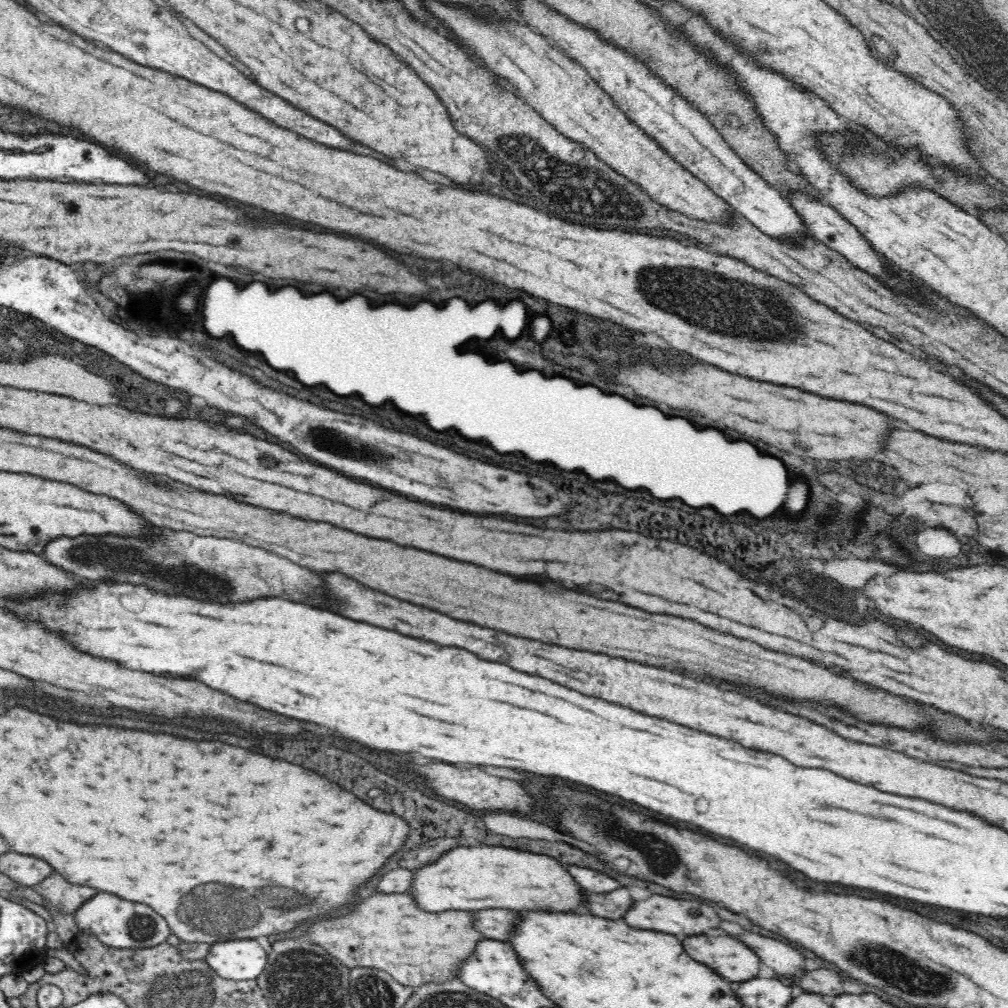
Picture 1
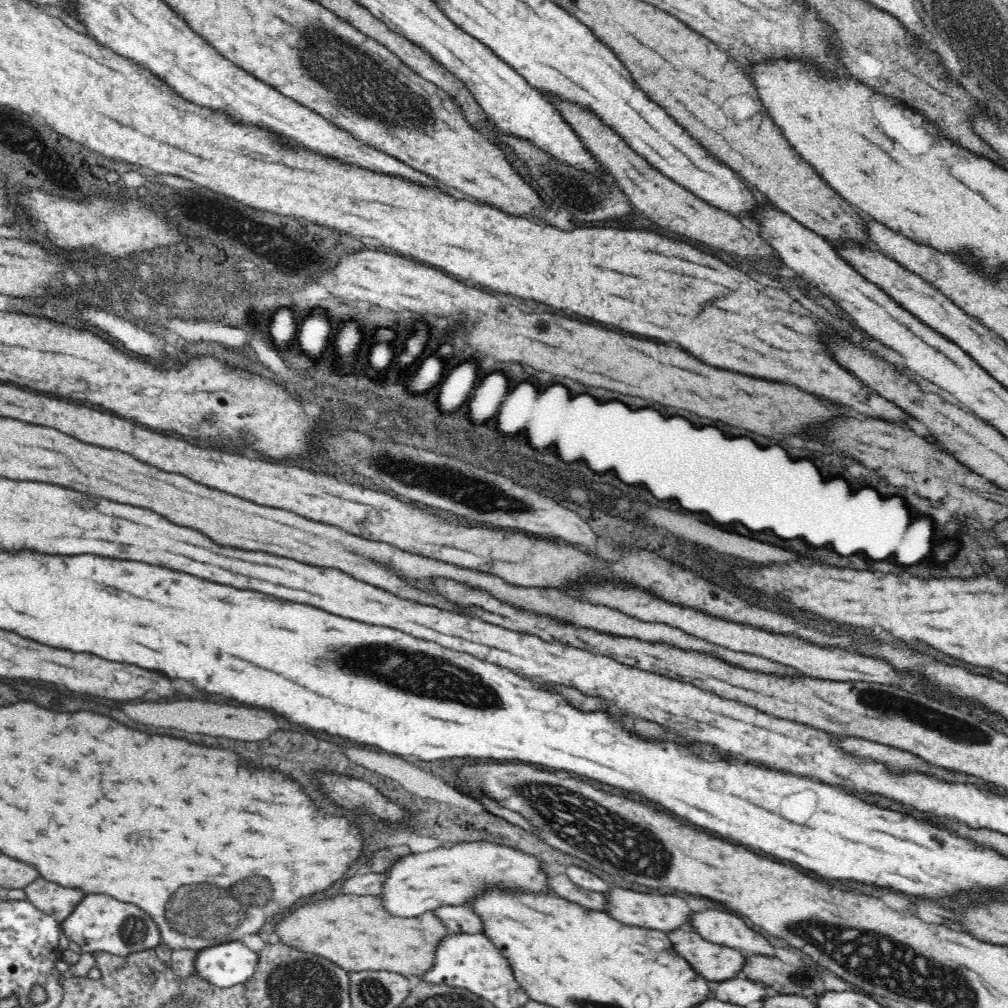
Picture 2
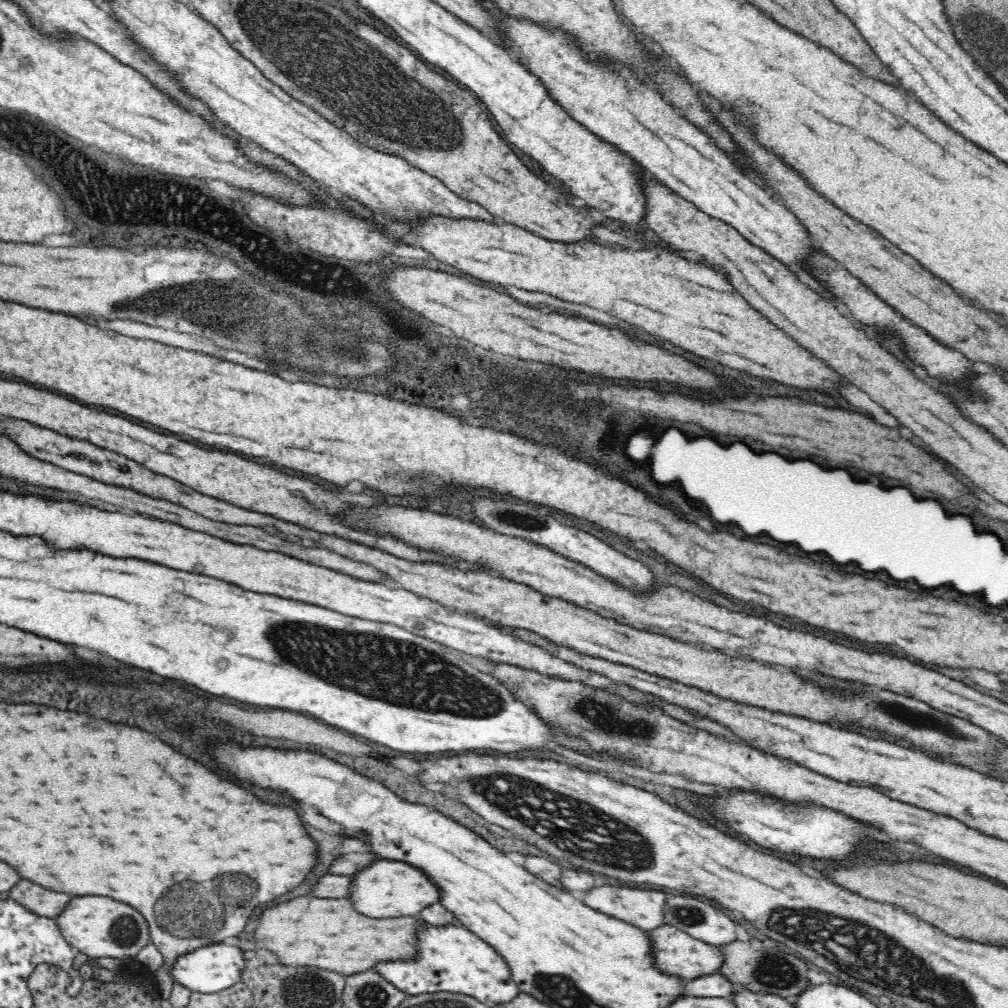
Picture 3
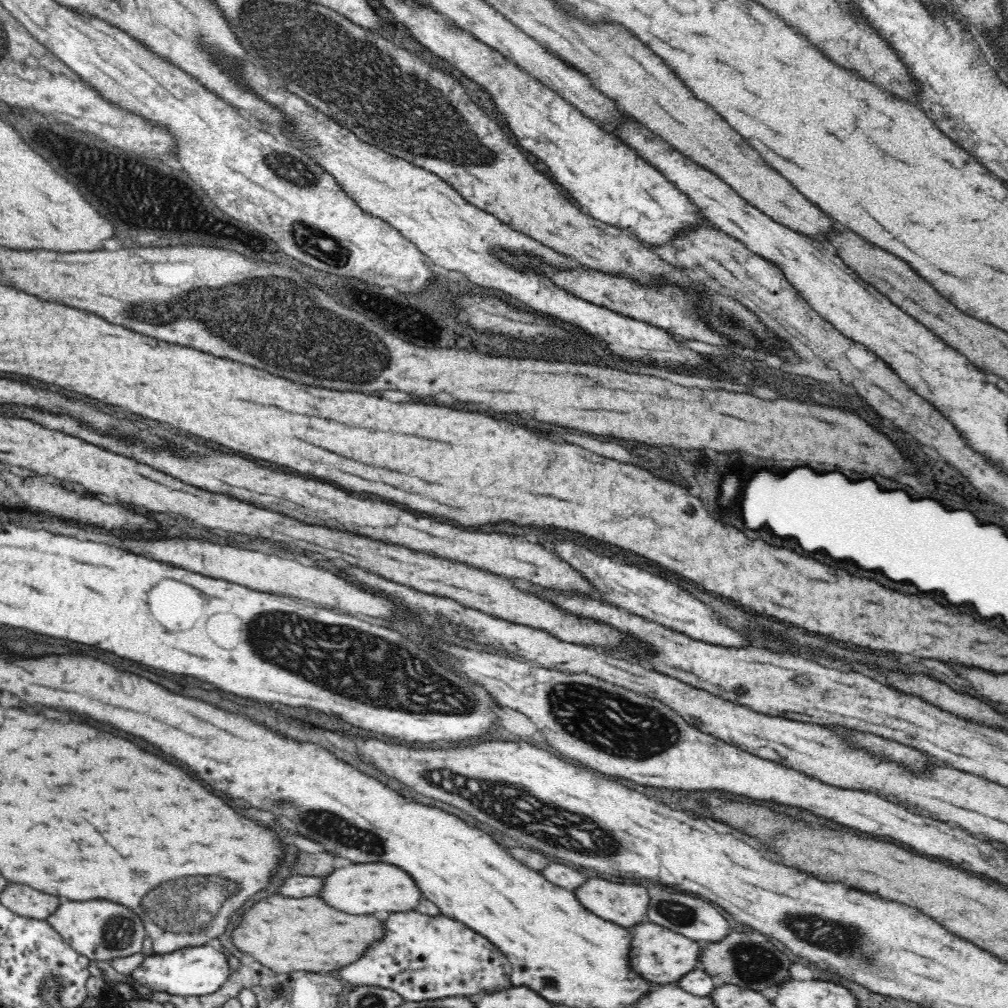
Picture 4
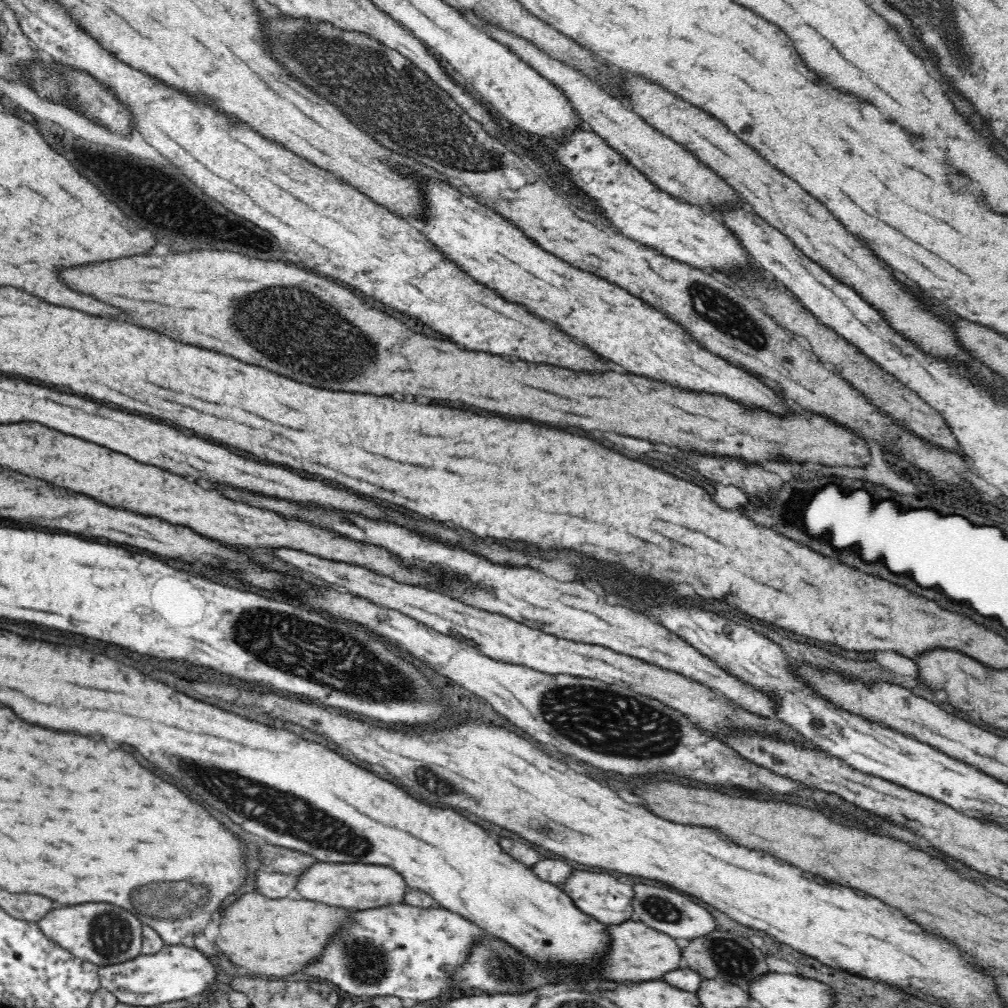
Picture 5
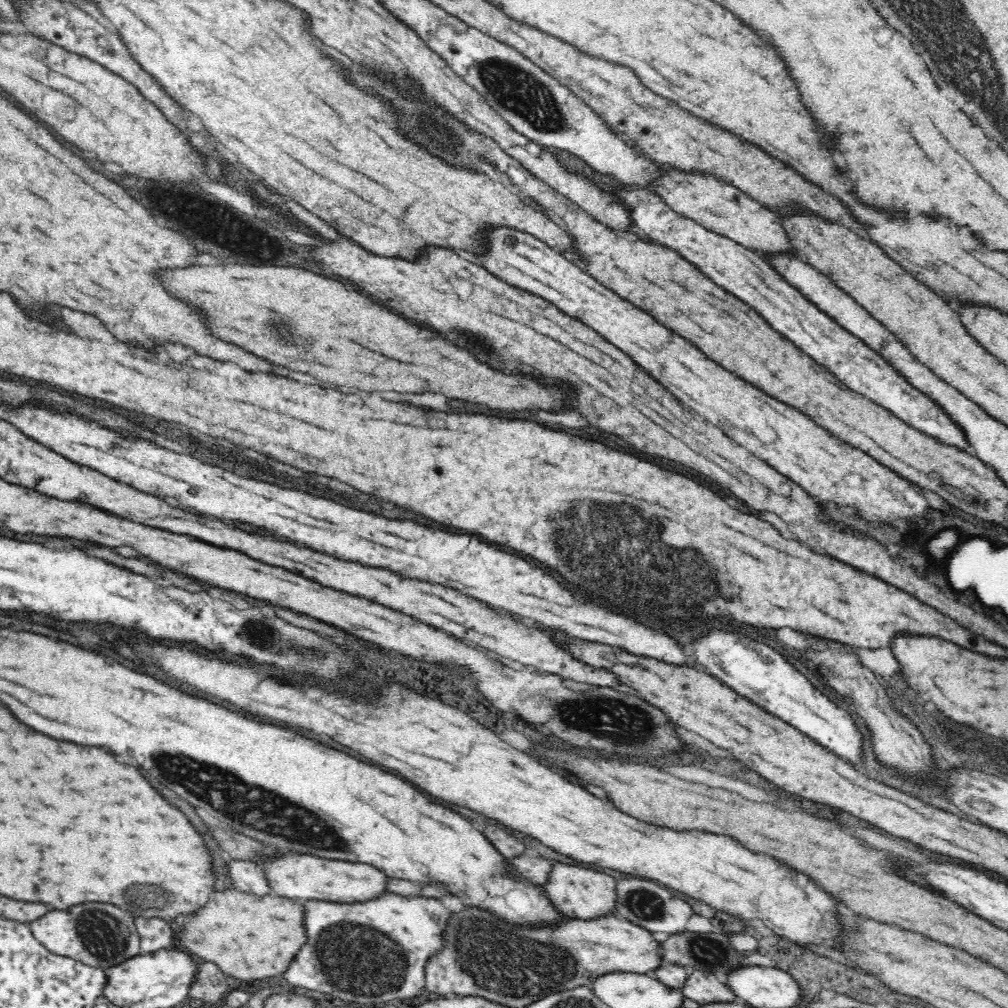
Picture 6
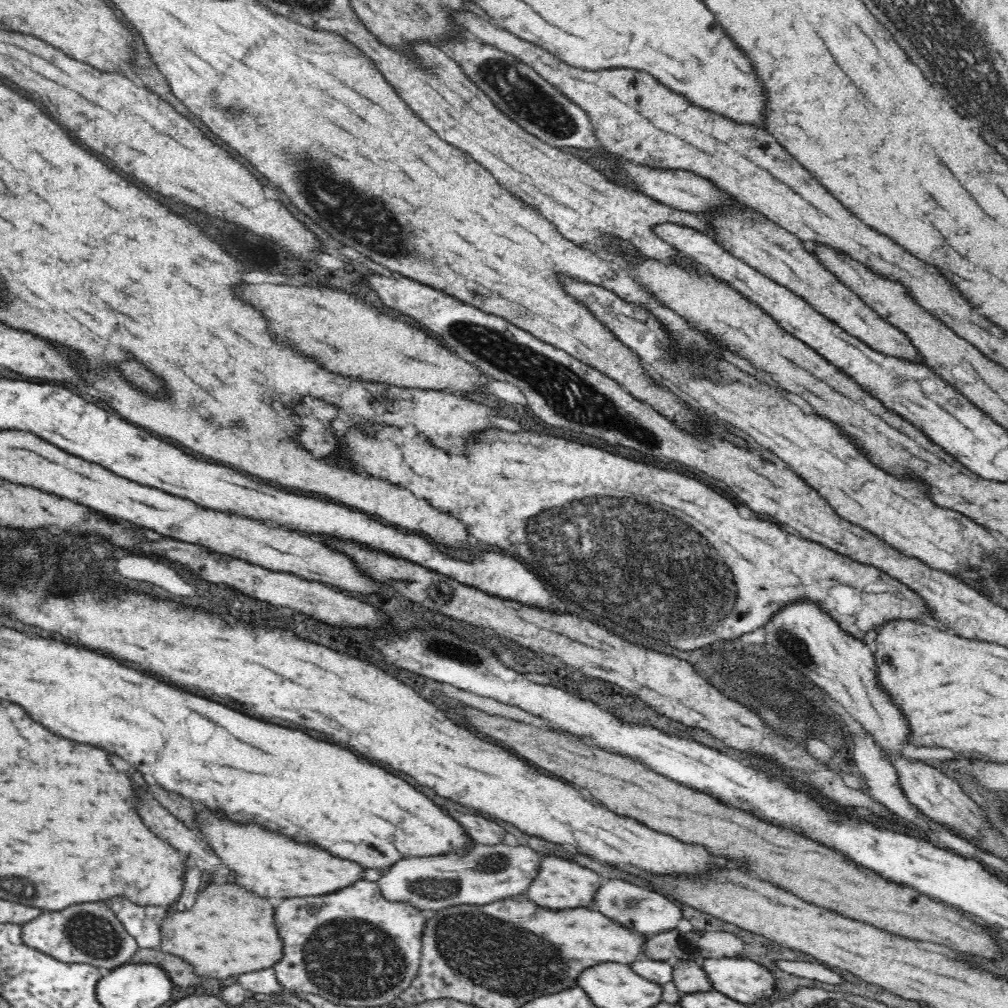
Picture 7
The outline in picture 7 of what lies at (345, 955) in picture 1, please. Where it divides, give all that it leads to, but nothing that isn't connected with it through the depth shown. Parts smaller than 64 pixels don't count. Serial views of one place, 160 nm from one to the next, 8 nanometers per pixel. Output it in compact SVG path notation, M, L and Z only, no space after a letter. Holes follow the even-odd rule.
M238 886L206 888L190 910L164 916L160 931L162 940L157 948L192 964L201 978L230 982L238 974L270 968L282 961L282 939L274 923L274 907L268 906L266 898Z

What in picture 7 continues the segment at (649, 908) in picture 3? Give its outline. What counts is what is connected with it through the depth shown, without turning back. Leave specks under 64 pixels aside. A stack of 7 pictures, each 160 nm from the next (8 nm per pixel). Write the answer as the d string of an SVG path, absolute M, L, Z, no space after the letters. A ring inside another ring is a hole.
M546 856L540 862L540 868L536 870L536 876L532 878L532 882L528 884L527 894L530 900L534 900L538 906L544 908L578 908L578 906L588 906L592 902L592 896L596 892L596 888L600 886L598 874L582 868L578 864L566 862L562 858L554 858L554 856Z

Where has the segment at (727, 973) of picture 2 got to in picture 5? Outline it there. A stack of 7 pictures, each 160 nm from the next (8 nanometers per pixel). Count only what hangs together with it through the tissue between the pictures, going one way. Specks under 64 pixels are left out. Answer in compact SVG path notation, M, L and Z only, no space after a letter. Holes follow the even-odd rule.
M626 920L618 926L608 926L610 934L610 948L600 964L600 972L596 974L598 980L654 980L664 976L666 972L676 970L680 964L680 941L673 939L670 935L648 928L642 922Z

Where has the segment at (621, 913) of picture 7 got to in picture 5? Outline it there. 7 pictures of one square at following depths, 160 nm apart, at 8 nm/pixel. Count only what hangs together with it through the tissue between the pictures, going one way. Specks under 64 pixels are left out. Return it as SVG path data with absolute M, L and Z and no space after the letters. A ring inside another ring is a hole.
M632 884L634 890L634 898L632 898L632 920L640 920L644 924L648 924L650 928L670 935L673 939L683 942L698 938L702 934L708 934L716 929L712 914L708 914L702 906L694 904L690 898L676 894L672 888L660 888L647 884Z

